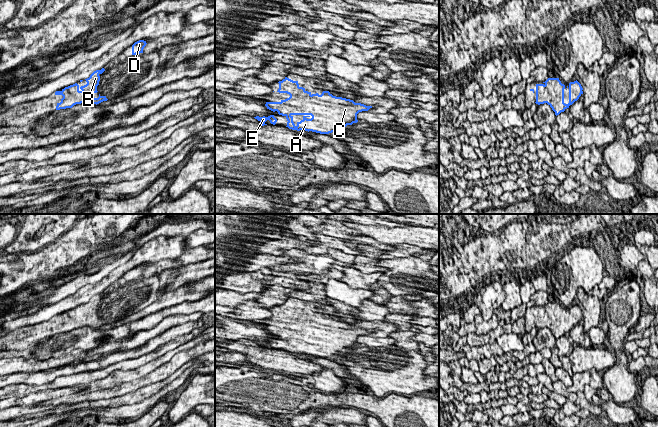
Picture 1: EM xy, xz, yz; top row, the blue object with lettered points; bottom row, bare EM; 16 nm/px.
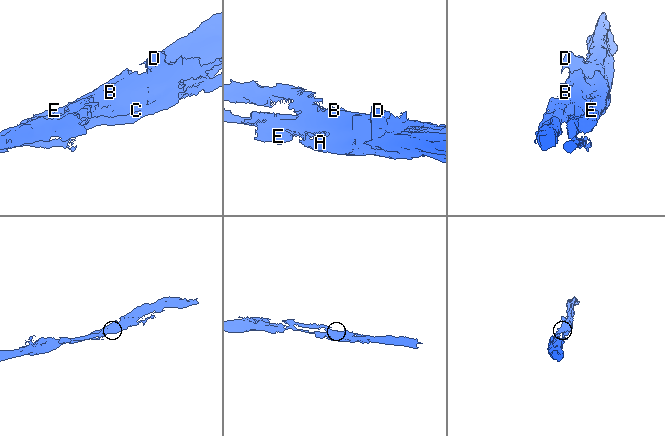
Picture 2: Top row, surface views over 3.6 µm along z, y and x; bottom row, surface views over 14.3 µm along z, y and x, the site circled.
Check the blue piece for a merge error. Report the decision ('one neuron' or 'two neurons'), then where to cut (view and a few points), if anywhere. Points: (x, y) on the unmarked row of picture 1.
one neuron | no cut

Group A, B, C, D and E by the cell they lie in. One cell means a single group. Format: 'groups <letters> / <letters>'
groups A B C D E

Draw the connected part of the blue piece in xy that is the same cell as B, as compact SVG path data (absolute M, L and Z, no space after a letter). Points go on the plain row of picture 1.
M104 292L101 294L94 295L89 302L85 303L87 308L84 310L79 310L77 307L65 311L61 315L56 315L55 319L62 319L60 327L57 327L56 334L72 332L76 328L81 328L83 326L89 326L92 328L99 328L103 325L107 325L106 320L101 320L99 318L98 322L87 323L87 319L90 317L97 317L97 310L100 305L100 298L105 295Z

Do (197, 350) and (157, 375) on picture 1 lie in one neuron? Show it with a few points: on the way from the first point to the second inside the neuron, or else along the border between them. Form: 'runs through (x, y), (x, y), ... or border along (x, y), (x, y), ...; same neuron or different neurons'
runs through (187, 355), (167, 369); same neuron

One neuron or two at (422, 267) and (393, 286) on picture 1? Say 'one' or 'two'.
one

